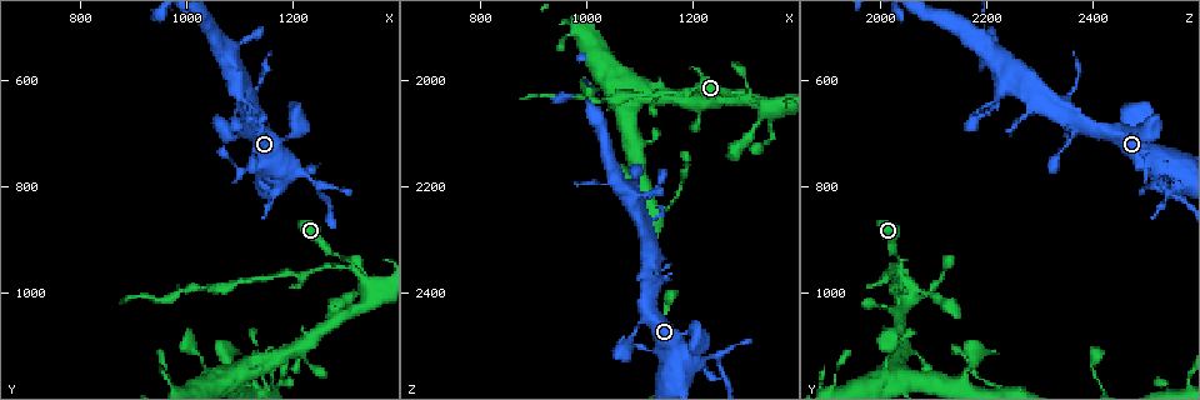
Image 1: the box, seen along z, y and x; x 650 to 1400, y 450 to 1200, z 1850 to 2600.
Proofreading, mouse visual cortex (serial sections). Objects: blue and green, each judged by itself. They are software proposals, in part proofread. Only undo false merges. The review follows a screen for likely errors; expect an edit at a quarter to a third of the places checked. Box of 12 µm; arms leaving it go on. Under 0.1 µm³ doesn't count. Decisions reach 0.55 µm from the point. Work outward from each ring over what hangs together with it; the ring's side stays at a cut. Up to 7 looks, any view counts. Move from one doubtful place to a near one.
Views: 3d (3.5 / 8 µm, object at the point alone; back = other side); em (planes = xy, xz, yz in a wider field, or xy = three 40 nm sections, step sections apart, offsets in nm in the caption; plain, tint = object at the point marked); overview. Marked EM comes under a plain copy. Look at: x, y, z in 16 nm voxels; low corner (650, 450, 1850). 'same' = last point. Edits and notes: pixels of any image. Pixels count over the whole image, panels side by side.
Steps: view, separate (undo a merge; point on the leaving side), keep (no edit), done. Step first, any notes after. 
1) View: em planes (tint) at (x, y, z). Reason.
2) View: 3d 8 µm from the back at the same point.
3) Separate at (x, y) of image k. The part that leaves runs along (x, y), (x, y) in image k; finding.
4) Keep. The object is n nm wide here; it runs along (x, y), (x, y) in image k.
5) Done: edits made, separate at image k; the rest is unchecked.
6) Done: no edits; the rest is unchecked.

View: 3d 3.5 µm from the back at (1240, 795, 2515). Sharp bend.

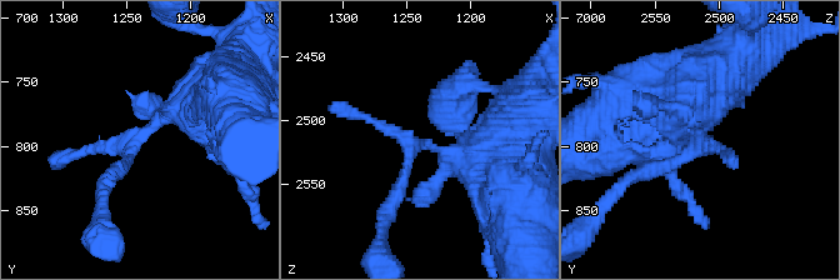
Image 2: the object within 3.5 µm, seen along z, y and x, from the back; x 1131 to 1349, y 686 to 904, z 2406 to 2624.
View: em xy step 1 (tint) at (1244, 798, 2518). Need the tissue.

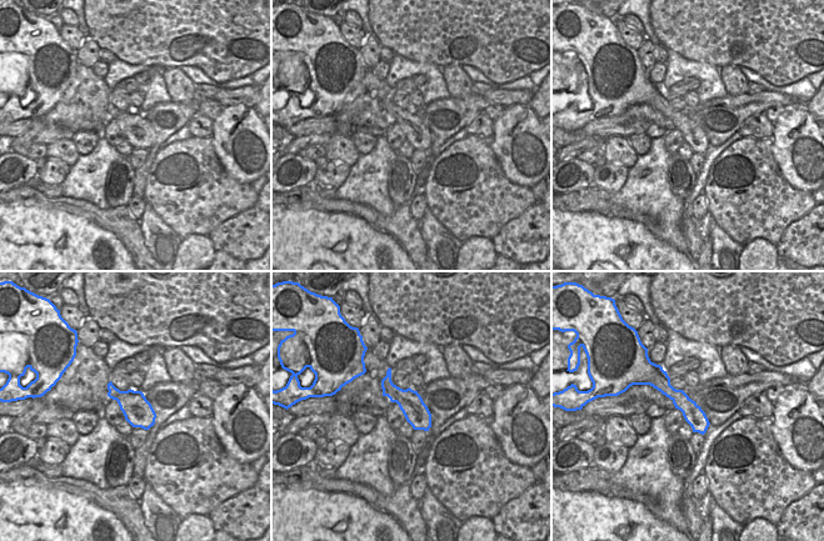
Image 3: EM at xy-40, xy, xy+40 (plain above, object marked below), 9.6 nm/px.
View: em planes (tint) at the same point.

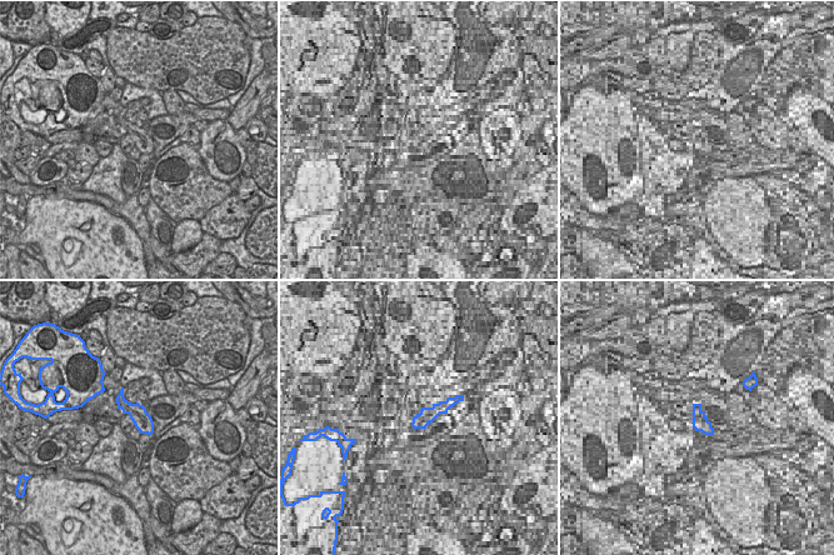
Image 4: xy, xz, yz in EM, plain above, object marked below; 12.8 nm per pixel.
Separate at (109, 144) of image 2. A second cell is stuck on.

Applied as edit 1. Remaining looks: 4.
View: 3d 3.5 µm at (1060, 530, 2185). Three arms meet.

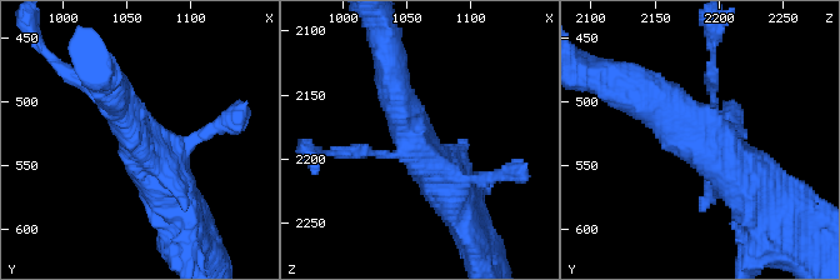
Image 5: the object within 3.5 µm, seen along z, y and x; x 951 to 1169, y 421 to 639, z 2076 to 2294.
View: em xy step 3 (tint) at (1056, 532, 2186).

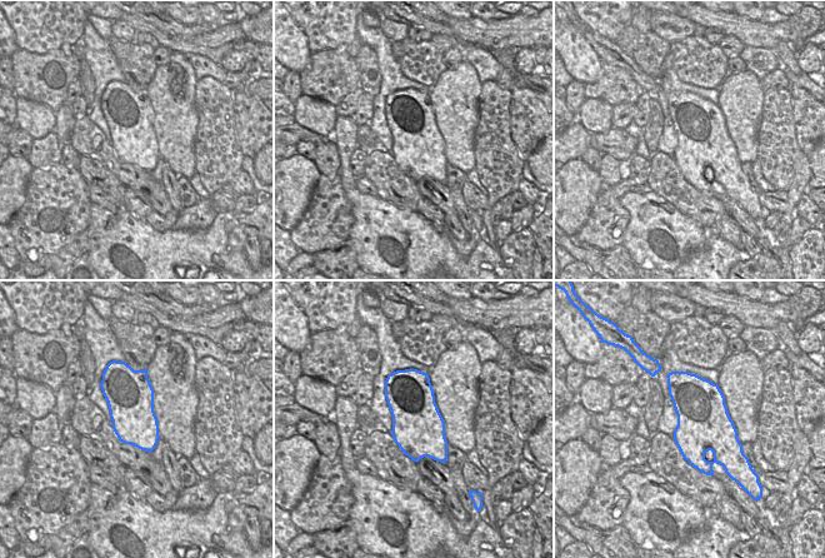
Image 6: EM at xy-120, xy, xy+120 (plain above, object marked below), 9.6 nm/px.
View: em xy step 1 (tint) at the same point.

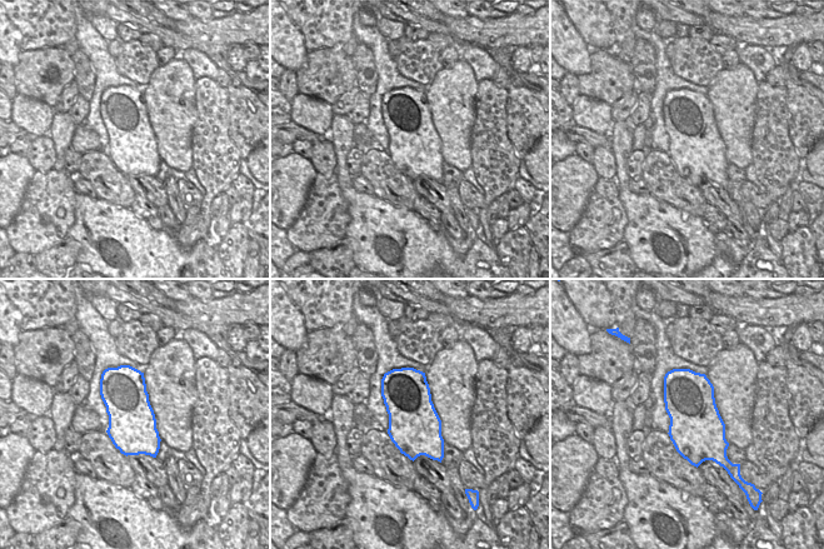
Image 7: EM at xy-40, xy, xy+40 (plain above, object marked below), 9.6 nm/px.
Keep. 3 arms meet here; it runs along (746, 189), (640, 93) in image 5; all the same cell.

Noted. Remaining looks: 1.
Done: edits made, separate at image 2; the rest is unchecked.

